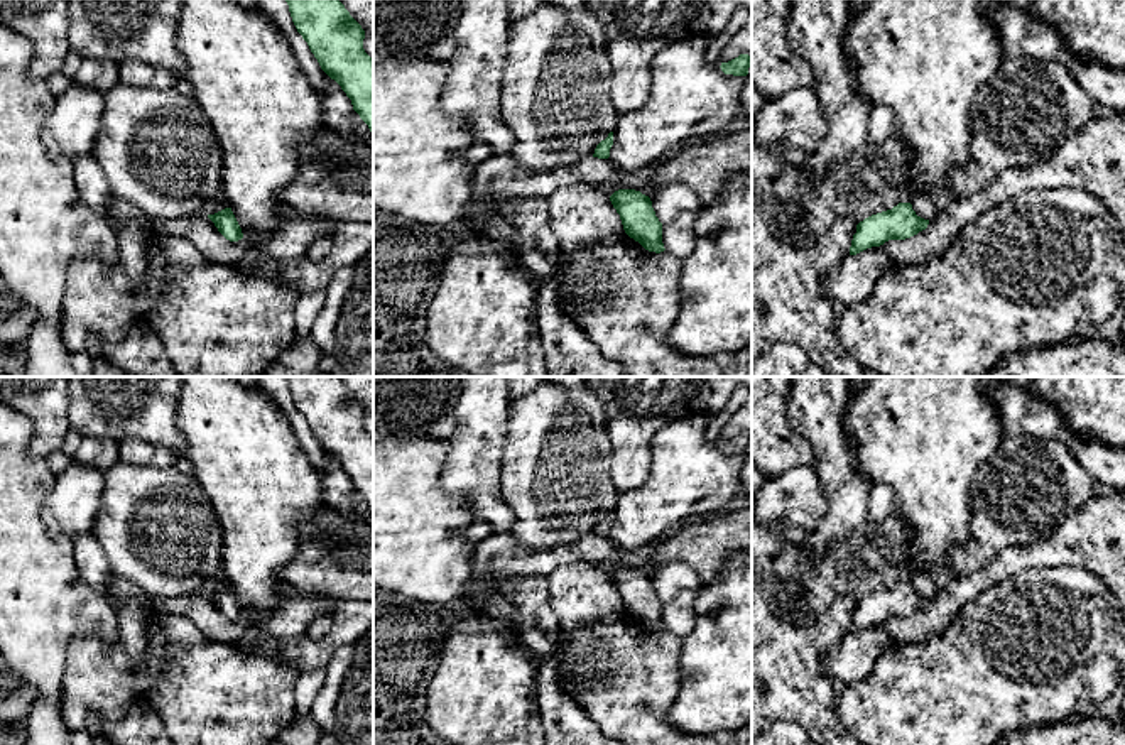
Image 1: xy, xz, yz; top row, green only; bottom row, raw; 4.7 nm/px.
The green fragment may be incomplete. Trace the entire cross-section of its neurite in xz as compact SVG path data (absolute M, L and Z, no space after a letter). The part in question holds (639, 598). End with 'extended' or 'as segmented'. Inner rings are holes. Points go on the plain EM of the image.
M618 568L610 574L610 579L630 617L649 630L660 632L666 628L662 622L662 601L655 595L649 574L635 568Z | as segmented

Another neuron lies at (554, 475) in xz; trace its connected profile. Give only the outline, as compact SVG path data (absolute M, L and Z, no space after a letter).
M544 378L530 394L508 400L500 466L500 492L515 514L508 534L529 549L573 544L593 536L596 524L618 500L610 463L605 405L591 389L562 389Z

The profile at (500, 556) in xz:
M490 534L476 544L473 568L463 585L463 603L473 603L483 591L498 590L512 578L547 578L561 564L588 561L600 564L611 557L615 544L608 537L588 536L573 544L529 549L510 534Z

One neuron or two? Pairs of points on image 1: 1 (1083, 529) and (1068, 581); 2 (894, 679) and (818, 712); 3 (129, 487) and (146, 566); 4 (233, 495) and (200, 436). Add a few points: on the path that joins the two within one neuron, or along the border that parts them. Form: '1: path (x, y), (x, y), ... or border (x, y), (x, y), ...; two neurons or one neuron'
1: border (1031, 568), (1080, 566), (1093, 573), (1107, 587); two neurons
2: border (838, 698), (838, 718), (845, 727); two neurons
3: path (142, 507), (146, 512), (146, 546); one neuron
4: path (233, 480), (233, 470), (215, 451); one neuron

